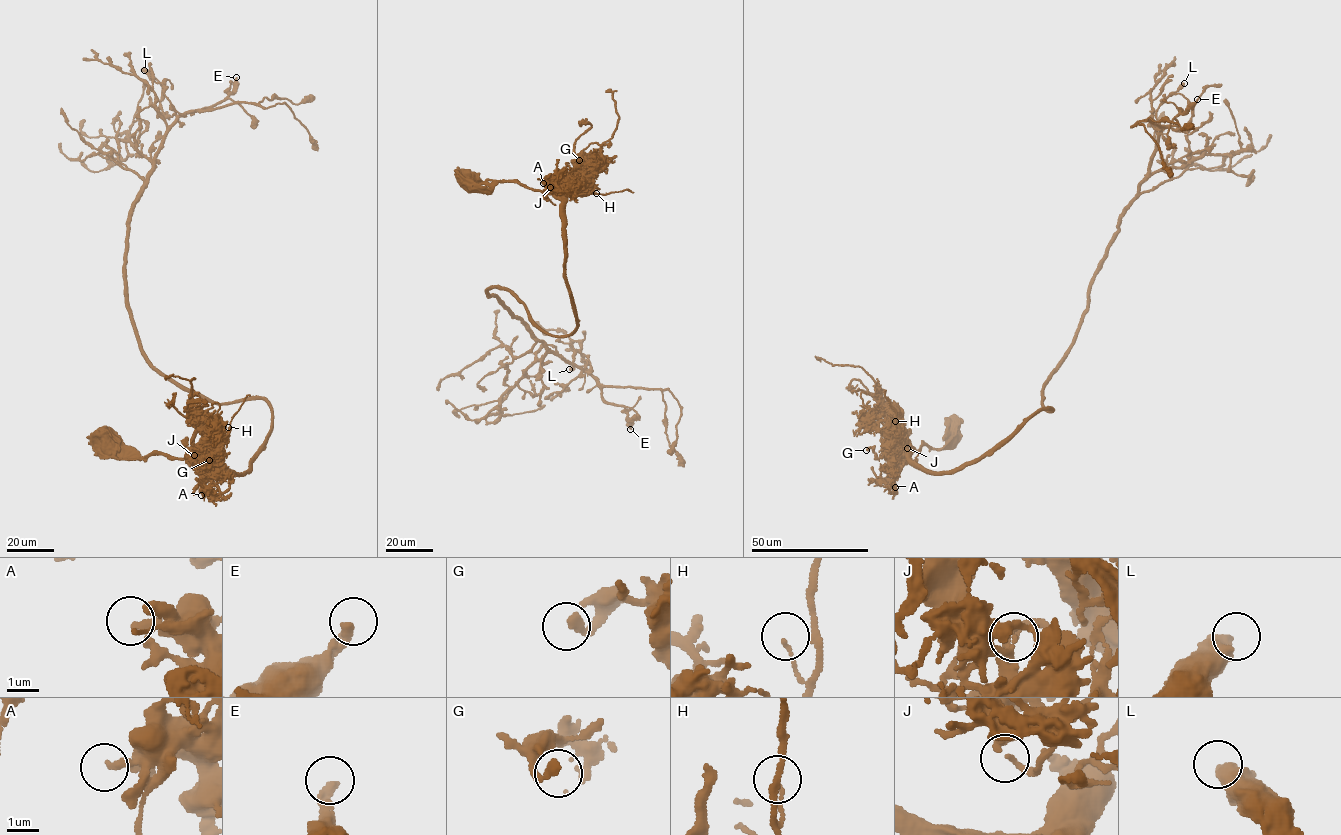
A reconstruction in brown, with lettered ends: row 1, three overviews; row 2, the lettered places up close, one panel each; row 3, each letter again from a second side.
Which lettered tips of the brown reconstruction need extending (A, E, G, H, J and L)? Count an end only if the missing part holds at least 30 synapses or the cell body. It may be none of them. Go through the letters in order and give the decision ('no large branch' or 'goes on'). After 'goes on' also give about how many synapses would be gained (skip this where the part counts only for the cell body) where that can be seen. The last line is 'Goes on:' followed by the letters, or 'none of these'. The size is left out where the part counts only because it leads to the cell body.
A: no large branch
E: goes on; about 60 synapses
G: no large branch
H: no large branch
J: no large branch
L: no large branch
Goes on: E

